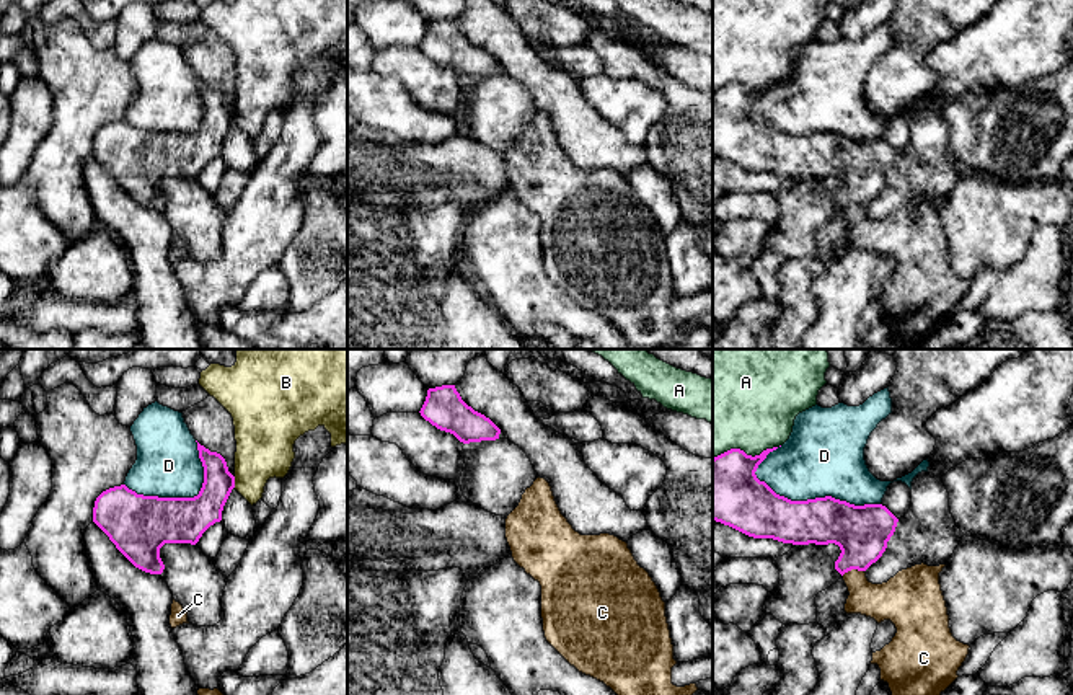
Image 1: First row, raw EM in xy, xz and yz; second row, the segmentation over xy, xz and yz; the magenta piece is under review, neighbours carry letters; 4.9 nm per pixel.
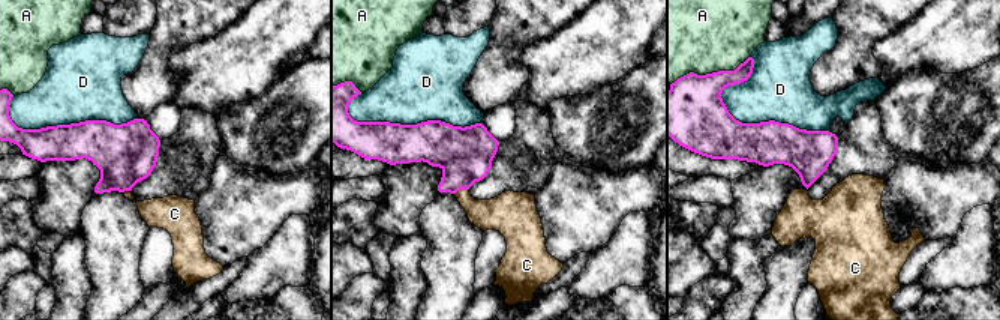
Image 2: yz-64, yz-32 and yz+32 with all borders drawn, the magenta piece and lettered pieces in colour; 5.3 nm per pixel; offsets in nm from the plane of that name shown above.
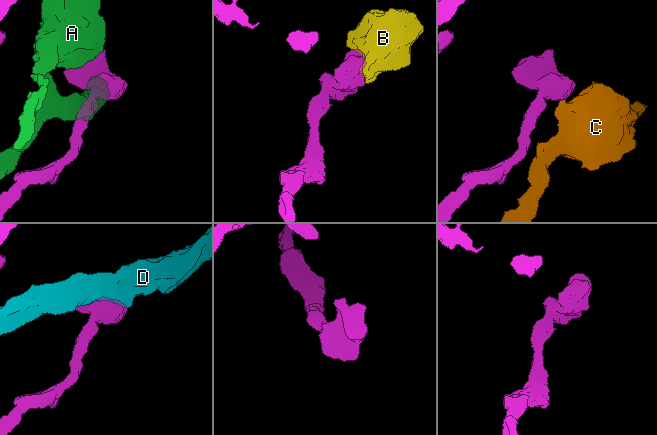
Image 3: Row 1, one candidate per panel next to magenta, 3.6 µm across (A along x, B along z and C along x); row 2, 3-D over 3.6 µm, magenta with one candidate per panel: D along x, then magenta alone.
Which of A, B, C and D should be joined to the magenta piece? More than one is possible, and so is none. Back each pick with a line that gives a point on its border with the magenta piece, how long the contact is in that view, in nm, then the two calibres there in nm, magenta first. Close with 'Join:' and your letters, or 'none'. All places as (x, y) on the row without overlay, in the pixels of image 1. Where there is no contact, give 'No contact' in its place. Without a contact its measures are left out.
Join: none

